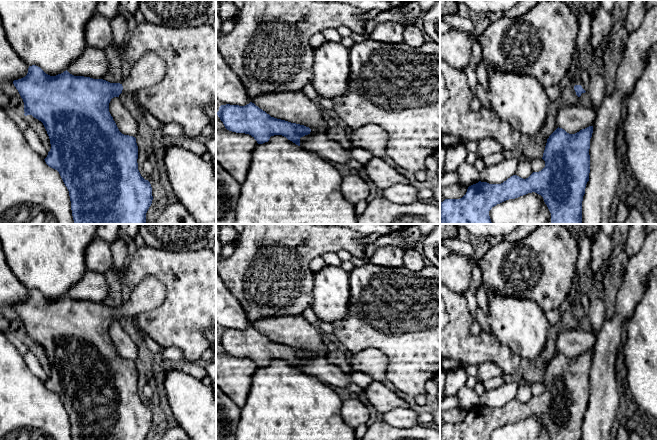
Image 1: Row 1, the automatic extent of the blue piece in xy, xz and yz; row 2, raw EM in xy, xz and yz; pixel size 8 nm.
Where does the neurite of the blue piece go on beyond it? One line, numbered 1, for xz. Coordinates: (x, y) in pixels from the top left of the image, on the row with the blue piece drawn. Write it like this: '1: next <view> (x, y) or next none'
1: next none

